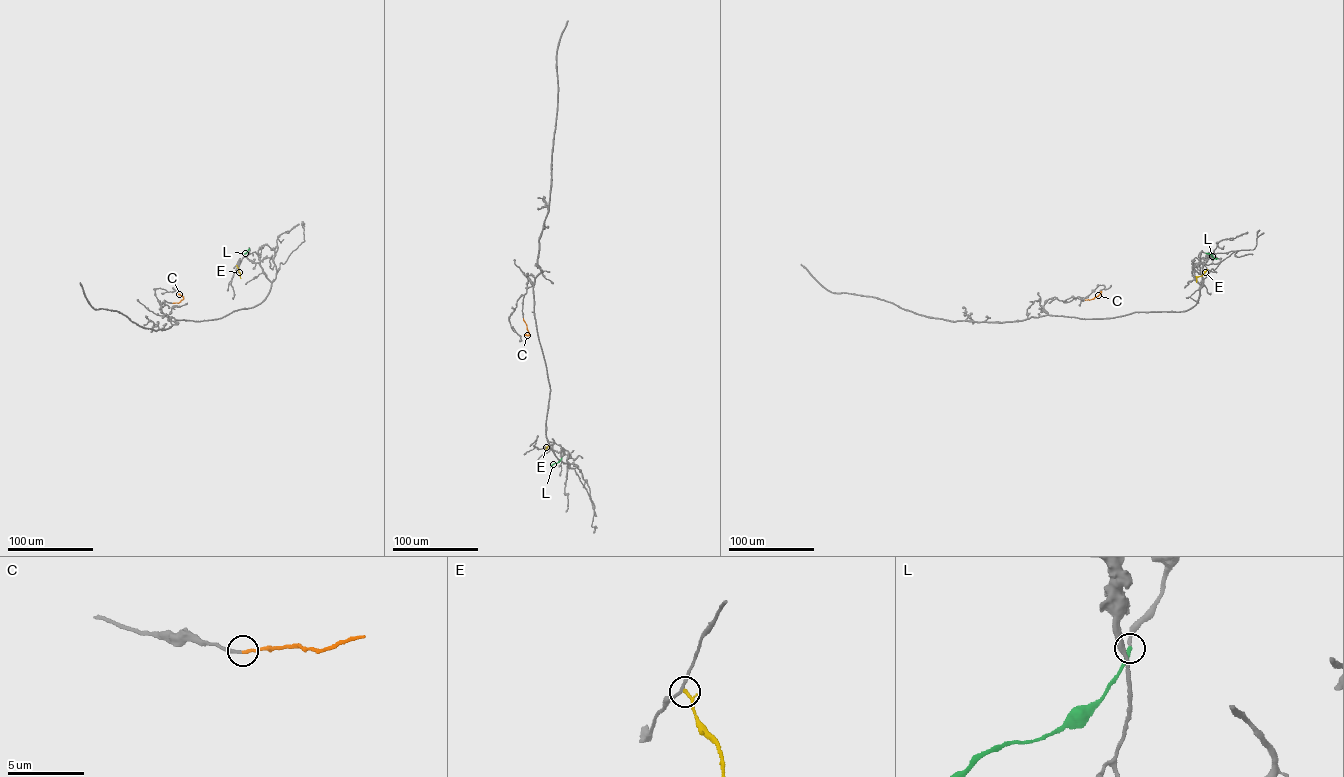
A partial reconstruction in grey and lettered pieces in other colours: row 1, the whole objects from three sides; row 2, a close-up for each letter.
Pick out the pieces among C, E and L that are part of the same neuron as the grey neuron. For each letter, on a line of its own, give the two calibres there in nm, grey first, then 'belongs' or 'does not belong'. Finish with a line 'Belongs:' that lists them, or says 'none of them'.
C: 200 nm thick on the grey side, 190 nm on the other; belongs
E: 180 nm thick on the grey side, 200 nm on the other; does not belong
L: 220 nm thick on the grey side, 240 nm on the other; belongs
Belongs: C, L

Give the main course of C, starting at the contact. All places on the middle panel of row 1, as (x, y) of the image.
C: (523, 318), (529, 334), (525, 335)

